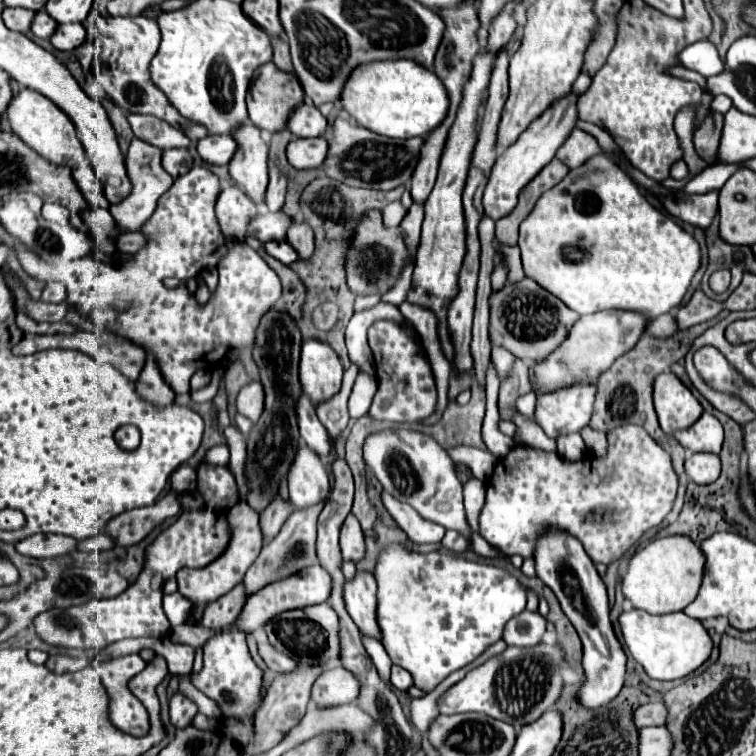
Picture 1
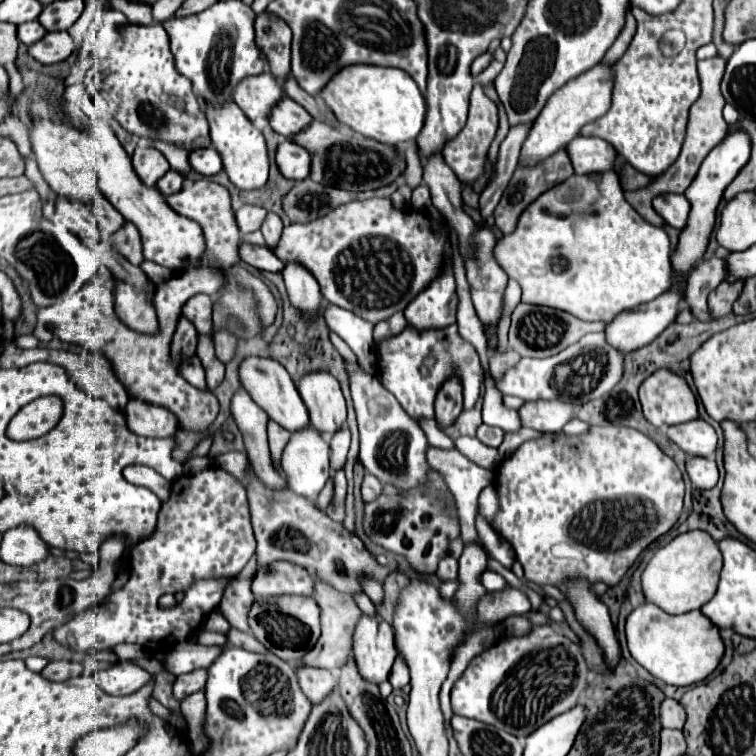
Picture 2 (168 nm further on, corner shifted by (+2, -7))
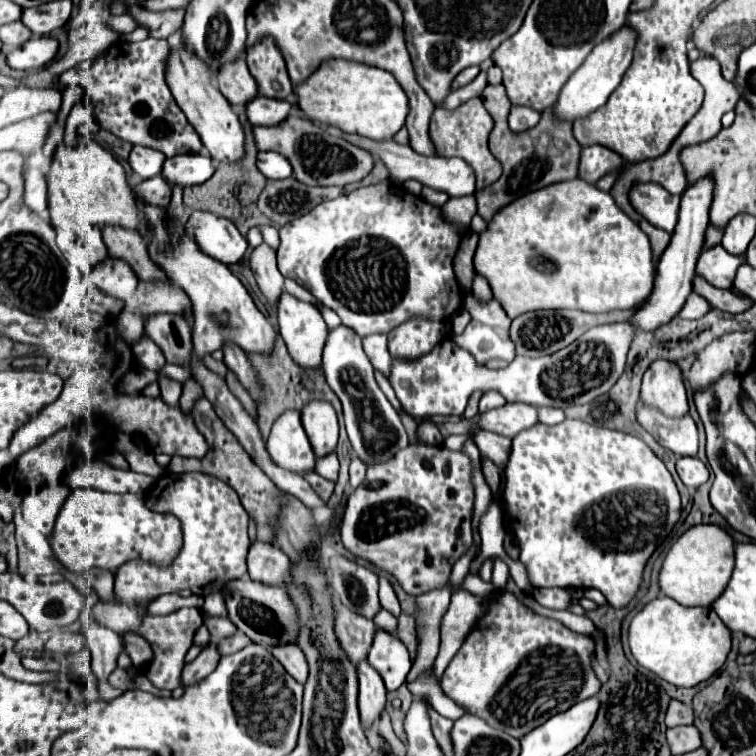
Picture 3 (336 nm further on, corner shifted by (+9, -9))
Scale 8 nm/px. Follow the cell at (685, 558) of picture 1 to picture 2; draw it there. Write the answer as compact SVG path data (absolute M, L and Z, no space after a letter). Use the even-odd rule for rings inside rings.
M702 530L678 534L672 542L658 548L642 572L642 592L646 602L660 606L668 614L686 614L704 606L716 592L722 556L716 540Z

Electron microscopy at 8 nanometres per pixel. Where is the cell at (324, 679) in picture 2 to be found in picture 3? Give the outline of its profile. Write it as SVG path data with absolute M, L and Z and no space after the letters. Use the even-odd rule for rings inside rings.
M285 644L285 648L271 648L273 656L283 664L283 668L301 684L305 684L309 668L307 668L307 660L305 654L301 652L301 648L297 644Z

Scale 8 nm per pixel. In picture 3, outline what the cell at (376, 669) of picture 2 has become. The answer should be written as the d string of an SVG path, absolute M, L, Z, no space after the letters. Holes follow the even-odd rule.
M363 660L357 666L357 674L359 674L359 712L361 712L361 722L365 728L371 728L375 724L375 720L381 718L381 714L385 712L385 704L387 704L387 690L385 684L381 680L381 676L377 674L377 670L373 670L367 660Z

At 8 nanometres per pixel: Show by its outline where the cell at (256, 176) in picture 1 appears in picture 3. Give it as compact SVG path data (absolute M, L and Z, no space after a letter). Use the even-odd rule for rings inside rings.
M181 40L171 42L169 68L167 68L165 78L169 80L169 88L173 92L173 98L179 104L179 108L185 112L187 120L201 136L203 146L207 148L209 156L217 158L219 162L237 162L239 158L243 158L245 134L243 134L237 114L231 110L225 96L211 82L209 68L205 68L205 64L201 64L201 60L197 60L197 56L193 56L193 52L189 52L189 48L185 48L185 44L181 44Z

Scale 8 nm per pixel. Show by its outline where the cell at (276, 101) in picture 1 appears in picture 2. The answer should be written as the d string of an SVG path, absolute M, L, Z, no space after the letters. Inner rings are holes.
M262 72L252 78L244 78L234 90L234 102L254 122L256 118L268 118L270 110L282 100L280 80L270 72Z

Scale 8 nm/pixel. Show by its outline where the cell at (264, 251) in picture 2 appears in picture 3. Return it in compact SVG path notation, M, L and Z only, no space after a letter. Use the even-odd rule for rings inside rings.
M193 210L185 222L185 232L193 236L201 252L221 260L223 264L237 264L247 254L247 240L227 218L217 218L211 212Z

